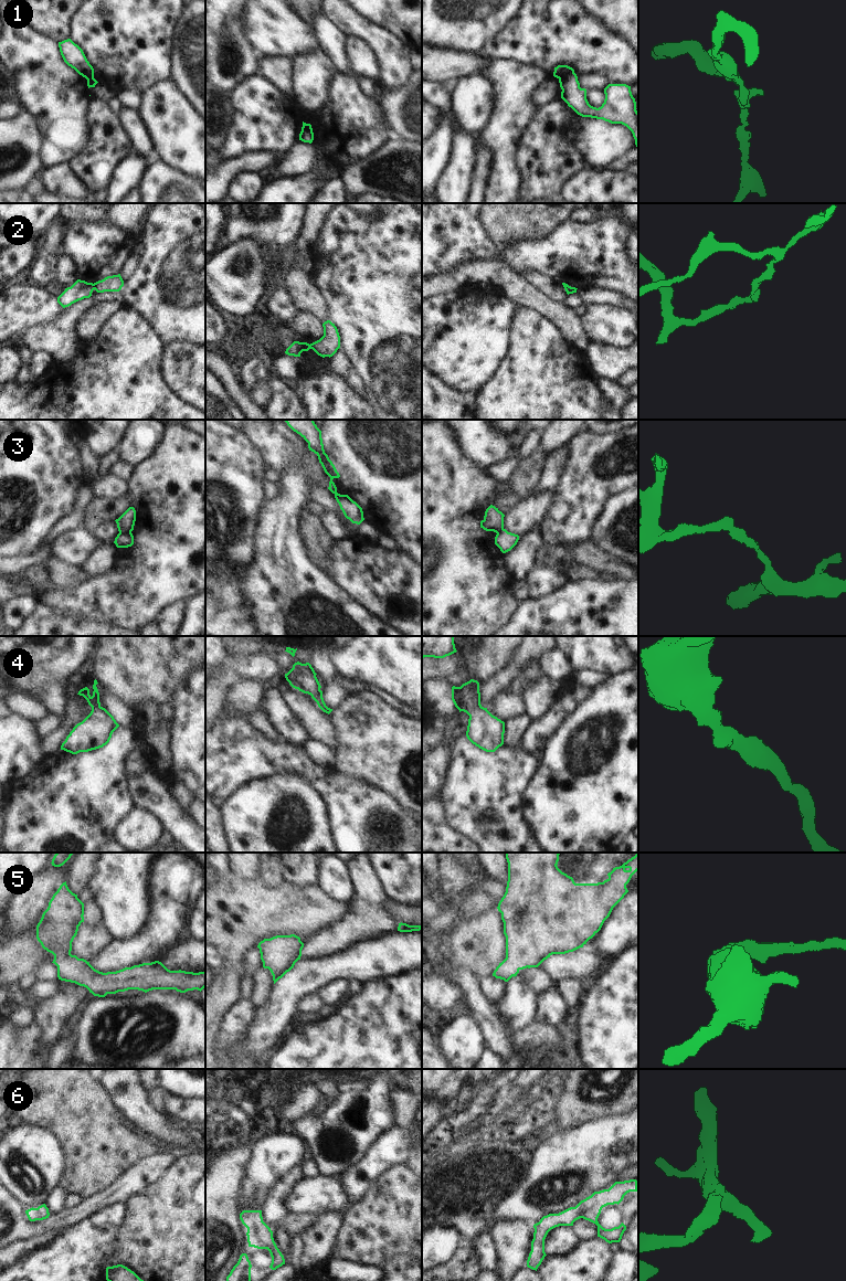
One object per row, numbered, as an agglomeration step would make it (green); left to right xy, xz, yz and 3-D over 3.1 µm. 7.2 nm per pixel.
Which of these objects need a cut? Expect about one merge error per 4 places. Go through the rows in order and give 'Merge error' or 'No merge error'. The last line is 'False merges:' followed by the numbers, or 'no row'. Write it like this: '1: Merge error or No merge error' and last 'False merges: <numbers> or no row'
1: Merge error
2: Merge error
3: Merge error
4: No merge error
5: No merge error
6: No merge error
False merges: 1, 2, 3.

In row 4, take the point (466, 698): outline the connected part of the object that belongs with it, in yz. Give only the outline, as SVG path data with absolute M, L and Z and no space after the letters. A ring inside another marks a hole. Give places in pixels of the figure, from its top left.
M470 679L461 687L452 687L455 707L469 716L467 739L486 752L495 752L504 744L505 722L480 705L479 682Z

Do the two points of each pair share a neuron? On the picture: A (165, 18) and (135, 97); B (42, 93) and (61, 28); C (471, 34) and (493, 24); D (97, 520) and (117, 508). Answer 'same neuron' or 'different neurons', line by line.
A: different neurons
B: different neurons
C: same neuron
D: same neuron

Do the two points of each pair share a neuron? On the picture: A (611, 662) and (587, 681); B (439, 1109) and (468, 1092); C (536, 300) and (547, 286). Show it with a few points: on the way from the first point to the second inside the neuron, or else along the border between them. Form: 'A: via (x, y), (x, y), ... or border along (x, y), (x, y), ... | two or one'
A: border along (575, 671), (594, 670), (607, 676) | two
B: via (446, 1105), (454, 1105), (461, 1100) | one
C: border along (522, 275), (541, 292), (563, 303) | two

